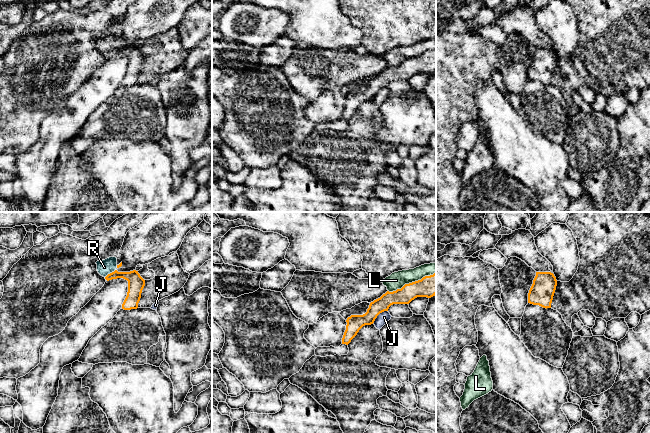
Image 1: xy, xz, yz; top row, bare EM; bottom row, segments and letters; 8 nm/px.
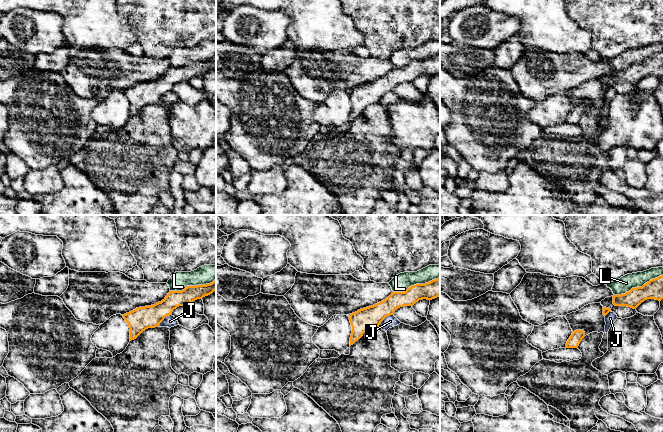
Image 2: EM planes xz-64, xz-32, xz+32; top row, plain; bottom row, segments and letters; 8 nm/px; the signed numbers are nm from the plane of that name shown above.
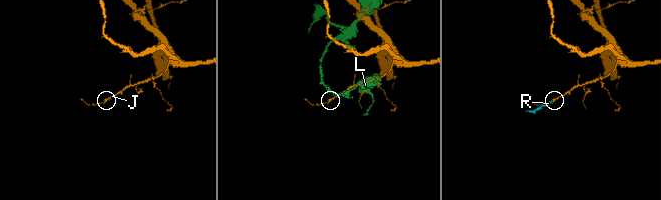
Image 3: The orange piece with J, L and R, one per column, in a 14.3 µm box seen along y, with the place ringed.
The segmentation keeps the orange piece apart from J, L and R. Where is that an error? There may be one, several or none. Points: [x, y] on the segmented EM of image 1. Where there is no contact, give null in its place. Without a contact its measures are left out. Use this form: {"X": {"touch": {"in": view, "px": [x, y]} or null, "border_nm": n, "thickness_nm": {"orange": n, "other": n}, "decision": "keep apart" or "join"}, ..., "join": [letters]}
{"J": {"touch": {"in": "xz", "px": [378, 314]}, "border_nm": 170, "thickness_nm": {"orange": 130, "other": 90}, "decision": "keep apart"}, "L": {"touch": {"in": "xz", "px": [412, 282]}, "border_nm": 420, "thickness_nm": {"orange": 170, "other": 140}, "decision": "keep apart"}, "R": {"touch": {"in": "xy", "px": [110, 273]}, "border_nm": 110, "thickness_nm": {"orange": 140, "other": 130}, "decision": "join"}, "join": ["R"]}

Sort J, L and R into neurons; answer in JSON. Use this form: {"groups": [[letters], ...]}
{"groups": [["J"], ["L"], ["R"]]}

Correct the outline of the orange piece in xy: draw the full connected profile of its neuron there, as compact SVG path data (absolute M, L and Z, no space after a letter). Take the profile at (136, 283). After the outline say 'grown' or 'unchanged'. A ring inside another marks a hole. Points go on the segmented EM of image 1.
M116 257L97 261L96 264L98 273L107 281L117 278L123 278L128 281L128 292L122 304L122 309L137 309L142 290L145 286L145 280L140 276L138 271L118 272L116 269L122 266L122 262L118 265Z | grown

